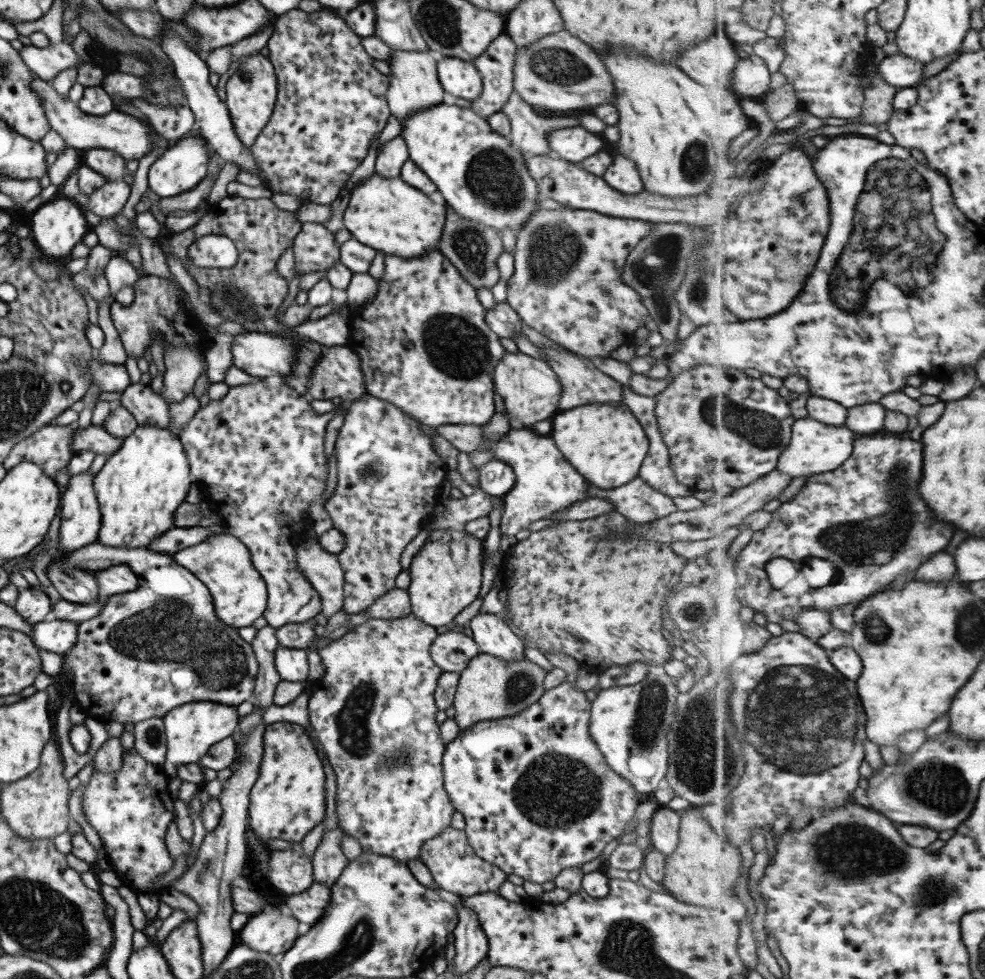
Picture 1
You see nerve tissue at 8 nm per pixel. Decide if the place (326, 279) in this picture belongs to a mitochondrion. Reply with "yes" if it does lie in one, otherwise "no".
no

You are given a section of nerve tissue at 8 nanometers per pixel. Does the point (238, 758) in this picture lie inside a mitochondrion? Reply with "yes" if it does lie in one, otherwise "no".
no

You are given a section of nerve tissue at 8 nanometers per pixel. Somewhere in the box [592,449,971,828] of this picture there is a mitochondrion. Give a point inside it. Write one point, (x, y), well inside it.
(813, 722)

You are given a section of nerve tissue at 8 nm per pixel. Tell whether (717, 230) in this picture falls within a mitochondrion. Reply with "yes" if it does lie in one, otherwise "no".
no

